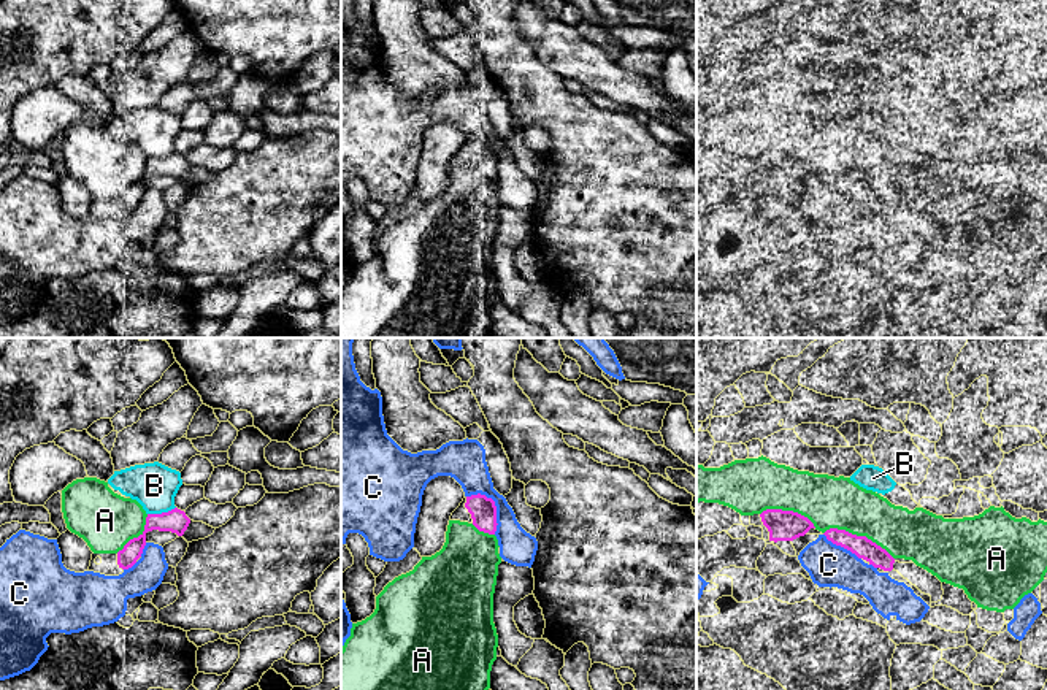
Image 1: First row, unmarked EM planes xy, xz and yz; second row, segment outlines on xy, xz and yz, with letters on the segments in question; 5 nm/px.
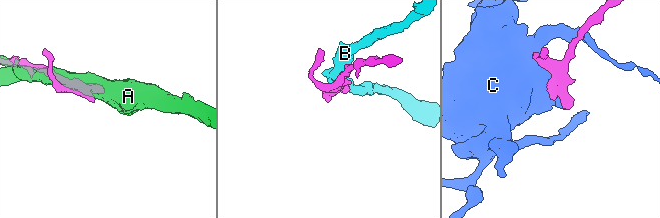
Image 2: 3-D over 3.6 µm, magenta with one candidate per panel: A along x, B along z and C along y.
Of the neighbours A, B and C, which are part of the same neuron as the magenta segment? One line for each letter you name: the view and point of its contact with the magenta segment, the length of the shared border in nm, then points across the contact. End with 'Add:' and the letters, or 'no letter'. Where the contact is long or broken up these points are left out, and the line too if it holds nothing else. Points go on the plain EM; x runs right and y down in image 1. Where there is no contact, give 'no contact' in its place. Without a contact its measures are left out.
Add: no letter

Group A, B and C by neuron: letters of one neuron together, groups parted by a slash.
A / B / C

